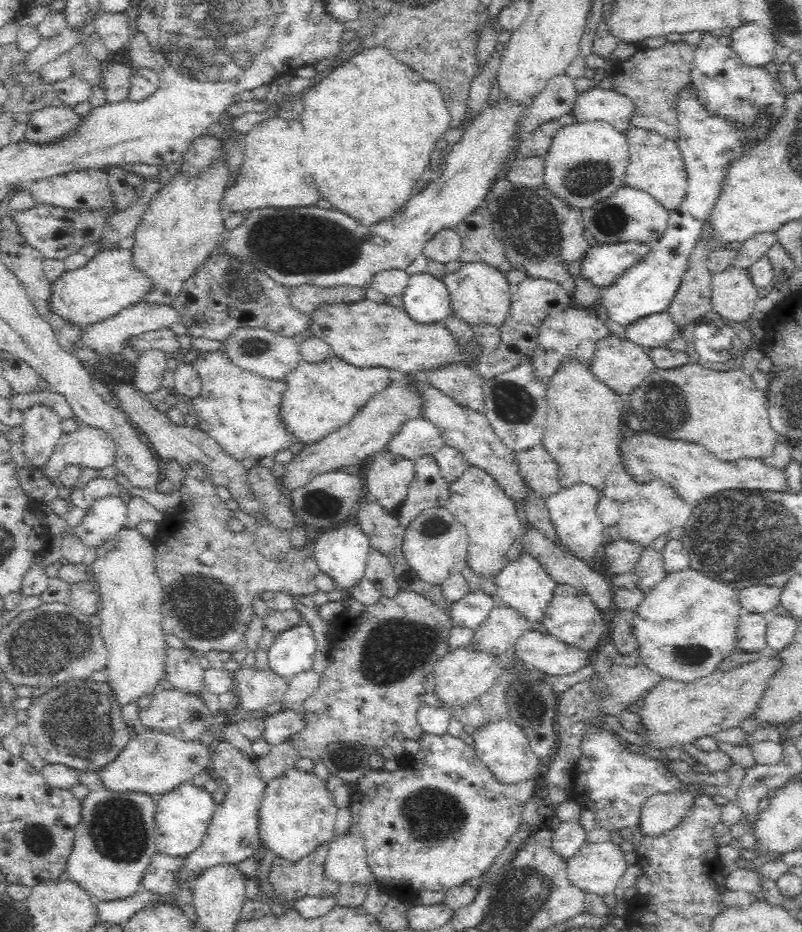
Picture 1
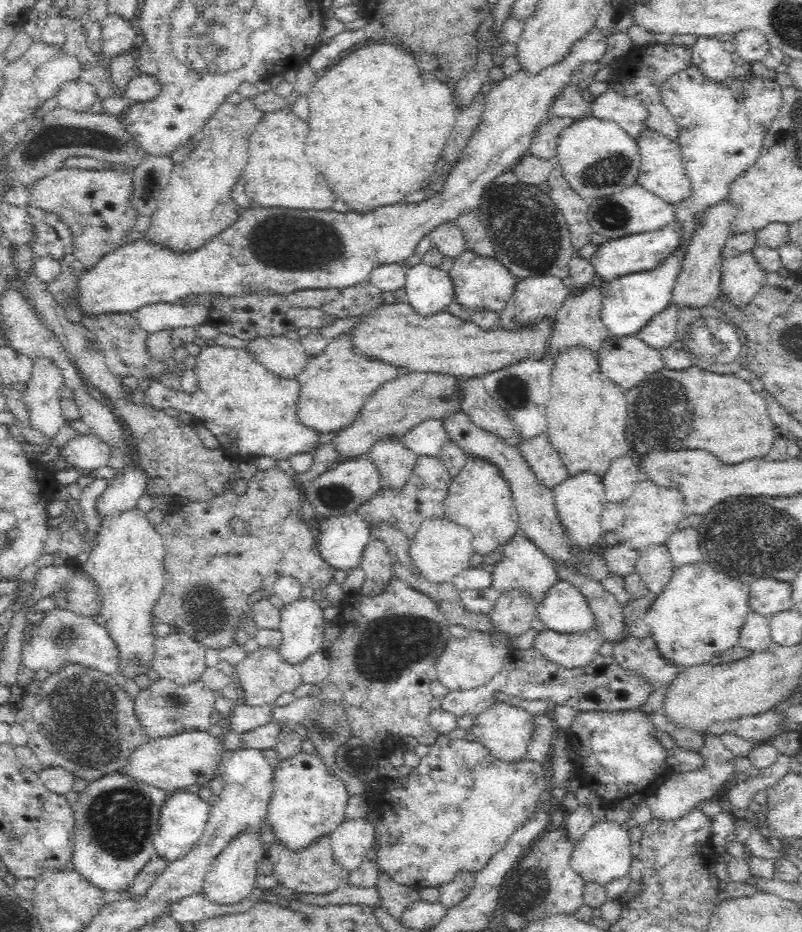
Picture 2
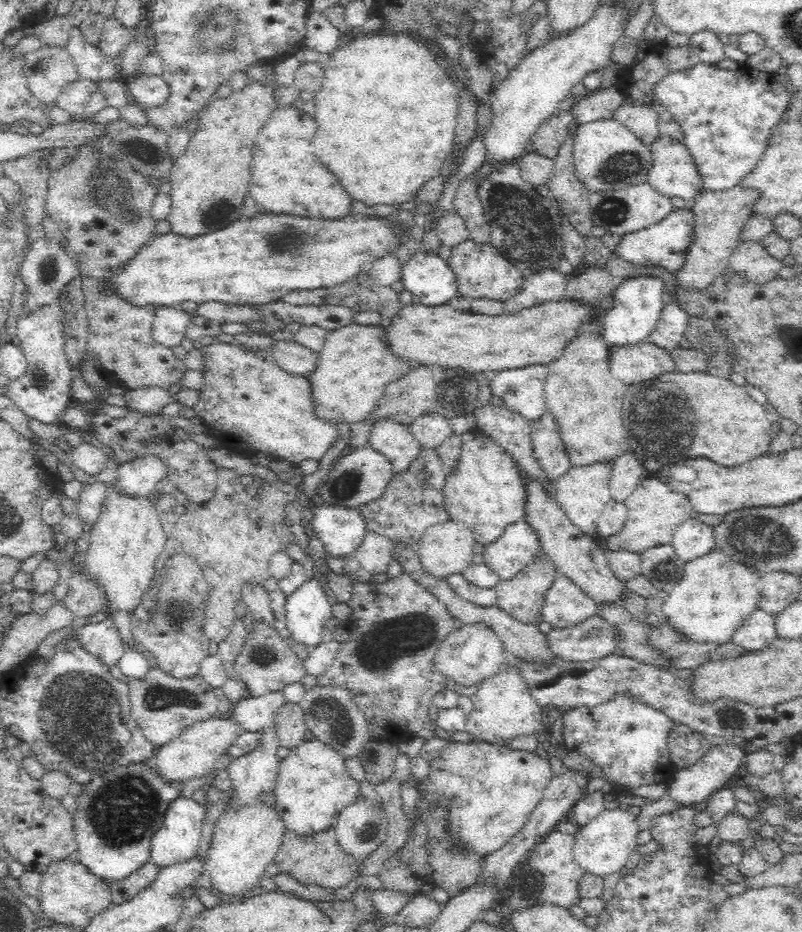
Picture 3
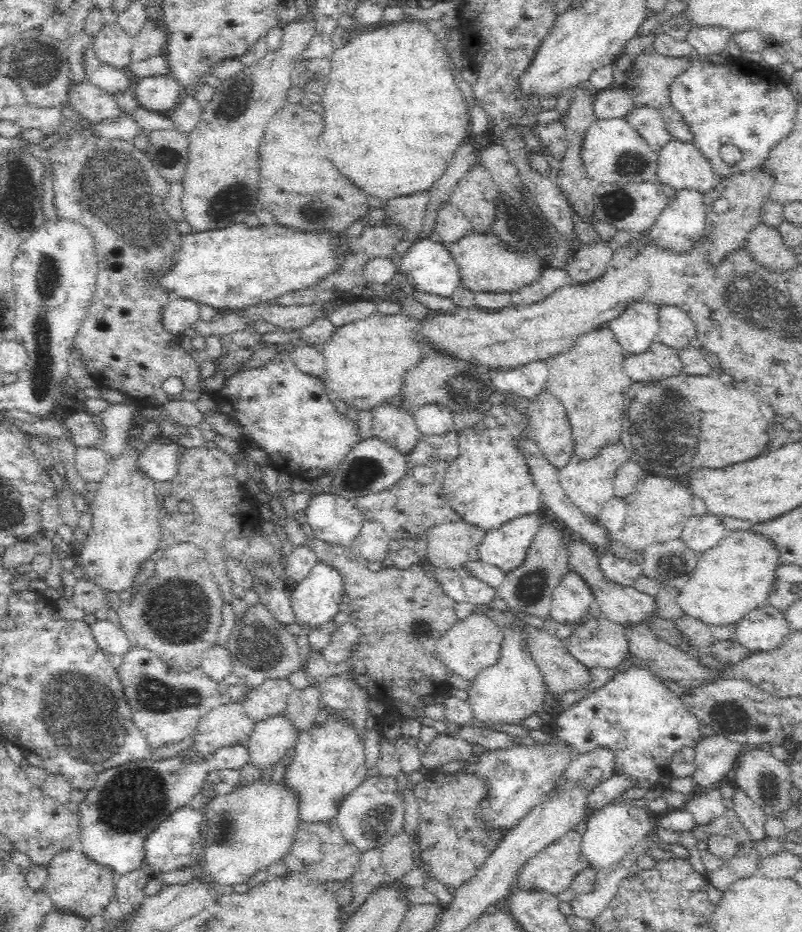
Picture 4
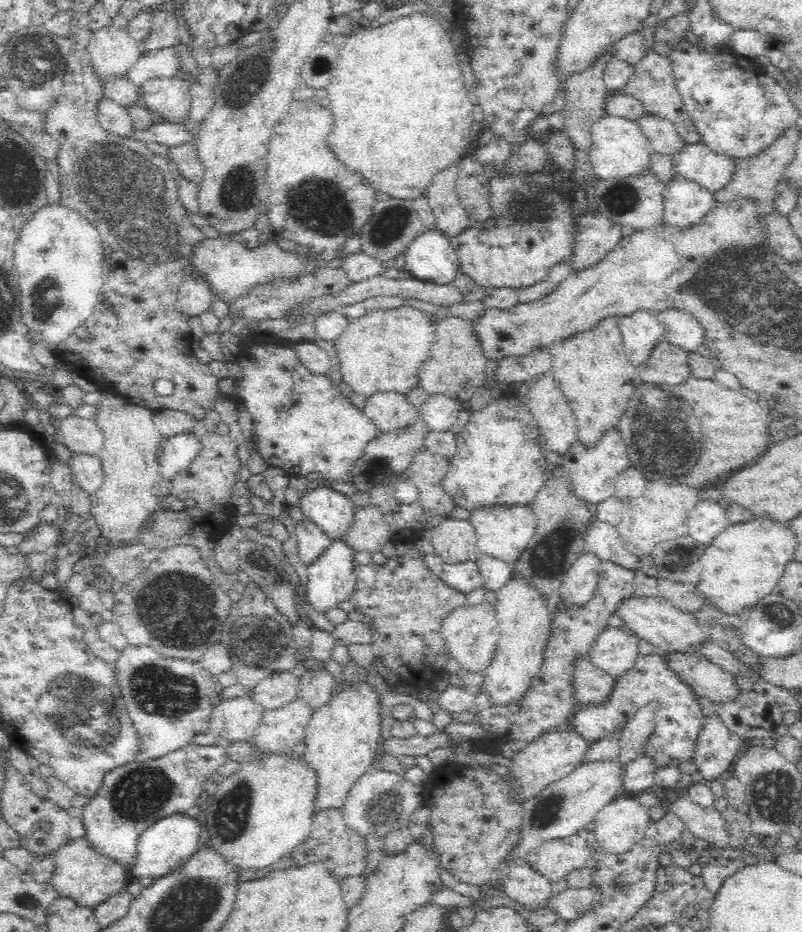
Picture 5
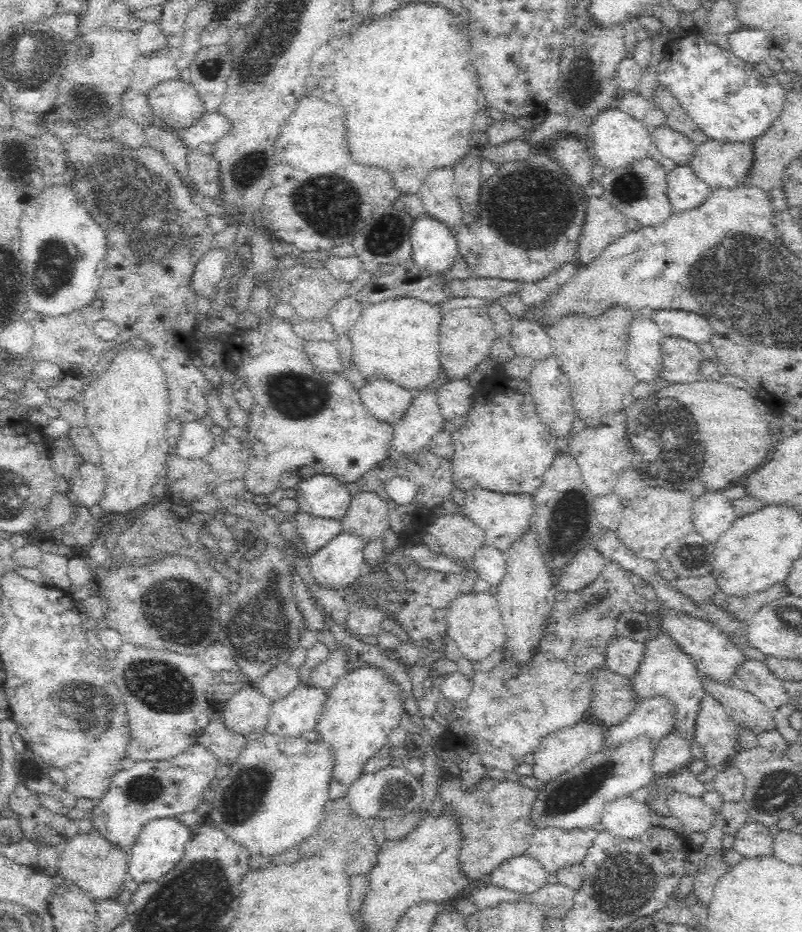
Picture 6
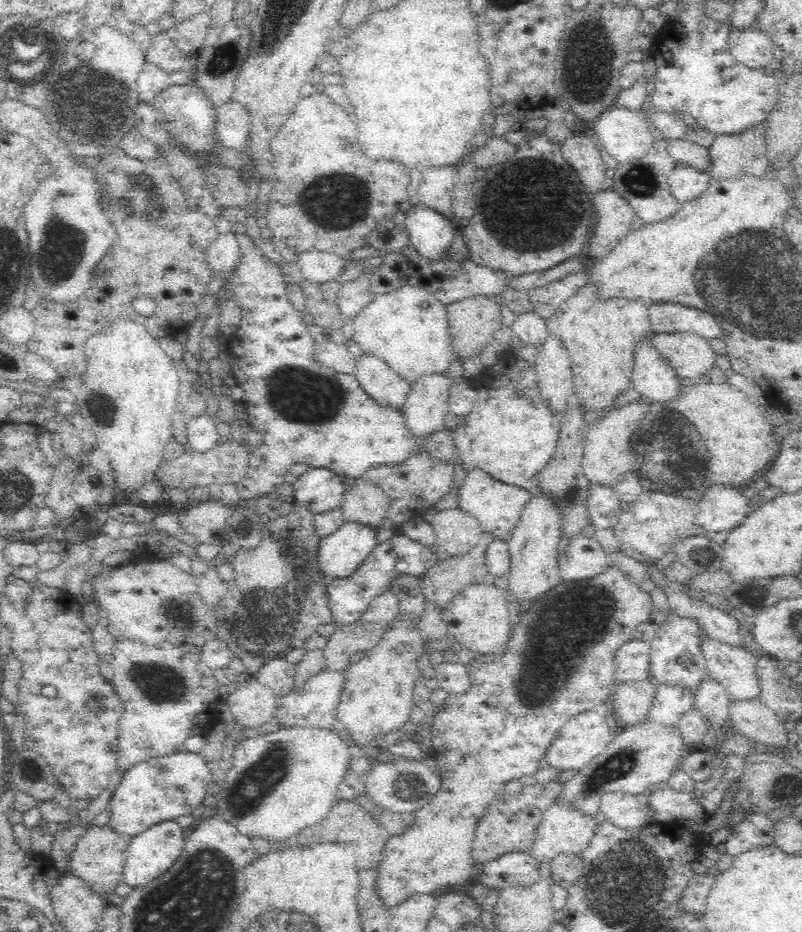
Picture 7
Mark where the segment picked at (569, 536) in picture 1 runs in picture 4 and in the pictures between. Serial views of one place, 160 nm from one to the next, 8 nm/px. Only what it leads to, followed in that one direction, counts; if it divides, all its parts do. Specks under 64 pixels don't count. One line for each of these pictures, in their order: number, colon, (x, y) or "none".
2: (580, 499)
3: (582, 491)
4: (588, 482)

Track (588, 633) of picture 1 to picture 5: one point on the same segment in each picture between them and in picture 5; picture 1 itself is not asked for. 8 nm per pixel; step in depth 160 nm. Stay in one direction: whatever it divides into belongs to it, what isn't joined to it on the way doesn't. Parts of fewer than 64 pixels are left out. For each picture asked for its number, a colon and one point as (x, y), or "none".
2: (564, 609)
3: (565, 604)
4: (571, 600)
5: (581, 579)

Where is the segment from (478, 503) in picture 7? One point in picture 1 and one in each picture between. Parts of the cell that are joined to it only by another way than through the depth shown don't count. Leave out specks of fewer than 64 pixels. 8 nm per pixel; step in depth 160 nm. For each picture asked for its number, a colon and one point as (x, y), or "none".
1: (523, 584)
2: (521, 565)
3: (508, 554)
4: (505, 547)
5: (503, 530)
6: (503, 517)

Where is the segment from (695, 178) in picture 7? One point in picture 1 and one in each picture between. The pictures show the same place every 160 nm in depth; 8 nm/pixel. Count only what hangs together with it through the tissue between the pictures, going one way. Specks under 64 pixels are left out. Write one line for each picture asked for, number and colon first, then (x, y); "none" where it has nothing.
1: (603, 264)
2: (645, 251)
3: (666, 243)
4: (682, 221)
5: (685, 202)
6: (685, 190)

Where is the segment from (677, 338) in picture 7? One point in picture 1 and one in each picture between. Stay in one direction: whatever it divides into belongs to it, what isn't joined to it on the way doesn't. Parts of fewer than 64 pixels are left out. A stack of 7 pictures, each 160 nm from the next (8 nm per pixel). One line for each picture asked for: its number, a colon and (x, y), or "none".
1: (622, 364)
2: (627, 361)
3: (630, 364)
4: (660, 362)
5: (669, 365)
6: (682, 358)

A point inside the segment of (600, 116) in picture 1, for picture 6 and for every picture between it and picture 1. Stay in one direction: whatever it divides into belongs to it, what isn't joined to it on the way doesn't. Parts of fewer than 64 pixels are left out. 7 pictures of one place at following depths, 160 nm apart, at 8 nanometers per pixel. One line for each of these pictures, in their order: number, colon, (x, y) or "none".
2: (615, 104)
3: (641, 120)
4: (648, 122)
5: (663, 138)
6: (672, 145)

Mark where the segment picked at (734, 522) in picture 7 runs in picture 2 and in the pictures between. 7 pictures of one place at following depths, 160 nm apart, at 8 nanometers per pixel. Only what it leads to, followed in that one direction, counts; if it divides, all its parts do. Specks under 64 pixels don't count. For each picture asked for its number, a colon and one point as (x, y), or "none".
2: (684, 546)
3: (692, 539)
4: (701, 533)
5: (708, 519)
6: (713, 513)

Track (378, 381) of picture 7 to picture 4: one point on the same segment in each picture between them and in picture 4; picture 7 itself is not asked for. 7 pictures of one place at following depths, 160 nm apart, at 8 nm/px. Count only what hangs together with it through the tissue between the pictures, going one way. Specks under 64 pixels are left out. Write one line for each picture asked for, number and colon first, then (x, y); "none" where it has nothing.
4: (391, 421)
5: (390, 410)
6: (387, 400)

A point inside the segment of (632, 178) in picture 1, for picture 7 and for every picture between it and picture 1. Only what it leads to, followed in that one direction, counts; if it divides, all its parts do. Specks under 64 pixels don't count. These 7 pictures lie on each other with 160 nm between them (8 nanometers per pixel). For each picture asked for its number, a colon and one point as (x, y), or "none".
2: (662, 171)
3: (673, 172)
4: (680, 164)
5: (698, 162)
6: (720, 164)
7: (746, 152)

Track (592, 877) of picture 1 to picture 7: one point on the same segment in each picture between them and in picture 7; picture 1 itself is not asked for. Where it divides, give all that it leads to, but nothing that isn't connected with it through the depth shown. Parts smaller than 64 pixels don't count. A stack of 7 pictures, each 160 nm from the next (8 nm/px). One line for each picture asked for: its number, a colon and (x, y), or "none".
2: (602, 854)
3: (603, 845)
4: (611, 832)
5: (619, 825)
6: (626, 817)
7: (620, 807)

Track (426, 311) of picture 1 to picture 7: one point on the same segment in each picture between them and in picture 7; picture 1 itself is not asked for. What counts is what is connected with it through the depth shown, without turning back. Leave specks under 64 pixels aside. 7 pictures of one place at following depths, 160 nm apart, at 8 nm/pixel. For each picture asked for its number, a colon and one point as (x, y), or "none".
2: (429, 289)
3: (429, 277)
4: (428, 266)
5: (430, 256)
6: (434, 247)
7: (430, 233)

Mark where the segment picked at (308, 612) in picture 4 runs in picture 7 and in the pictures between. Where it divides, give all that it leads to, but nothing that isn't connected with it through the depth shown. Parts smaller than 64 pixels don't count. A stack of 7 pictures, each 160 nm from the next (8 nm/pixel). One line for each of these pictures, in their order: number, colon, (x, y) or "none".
5: (332, 577)
6: (340, 563)
7: (342, 552)

